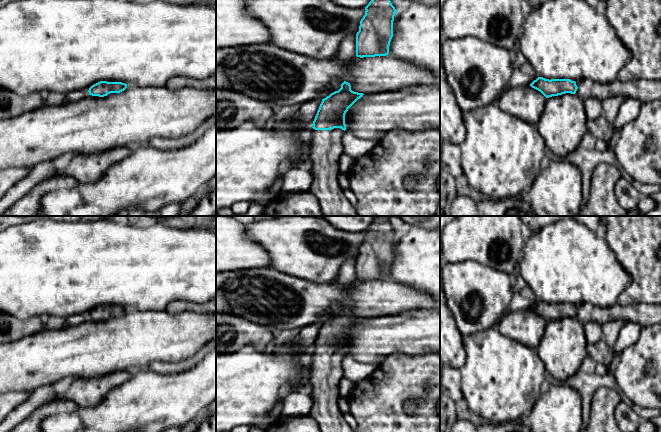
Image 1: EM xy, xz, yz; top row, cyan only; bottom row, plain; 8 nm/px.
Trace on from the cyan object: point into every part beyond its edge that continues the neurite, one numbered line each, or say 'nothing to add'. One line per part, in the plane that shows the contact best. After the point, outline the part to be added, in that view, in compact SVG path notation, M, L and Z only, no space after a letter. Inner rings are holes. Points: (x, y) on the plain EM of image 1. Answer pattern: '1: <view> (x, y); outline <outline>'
1: xz (326, 373); outline M313 353L313 363L309 383L312 387L312 416L319 424L321 432L355 432L341 412L338 399L340 381L343 378L342 361L344 354Z

